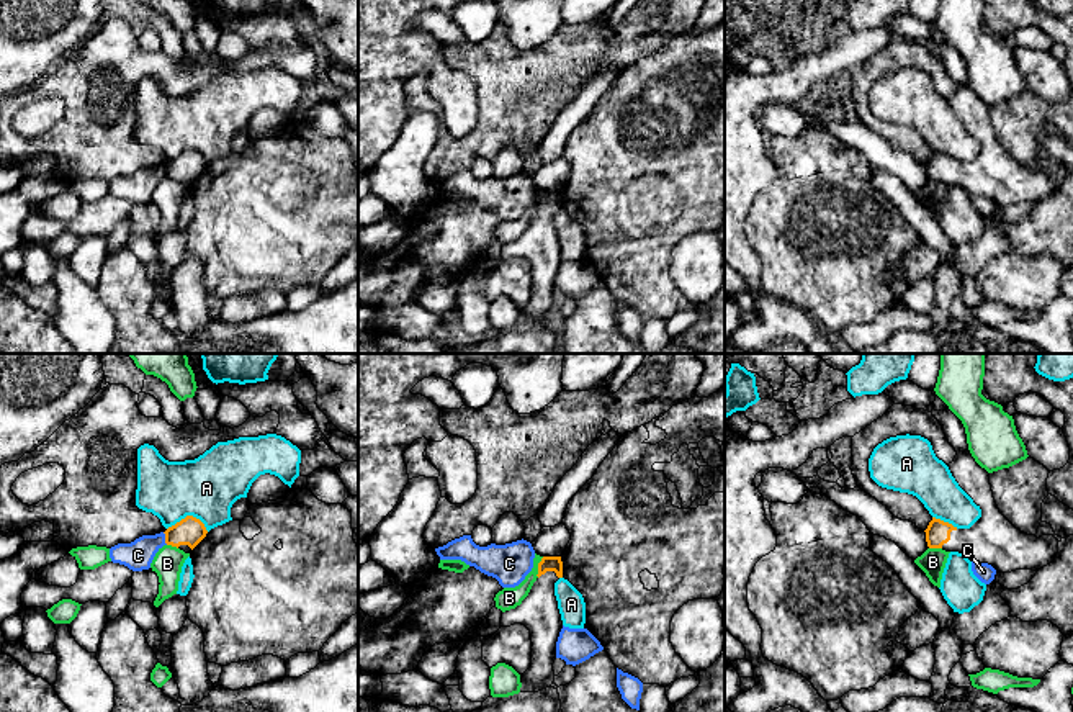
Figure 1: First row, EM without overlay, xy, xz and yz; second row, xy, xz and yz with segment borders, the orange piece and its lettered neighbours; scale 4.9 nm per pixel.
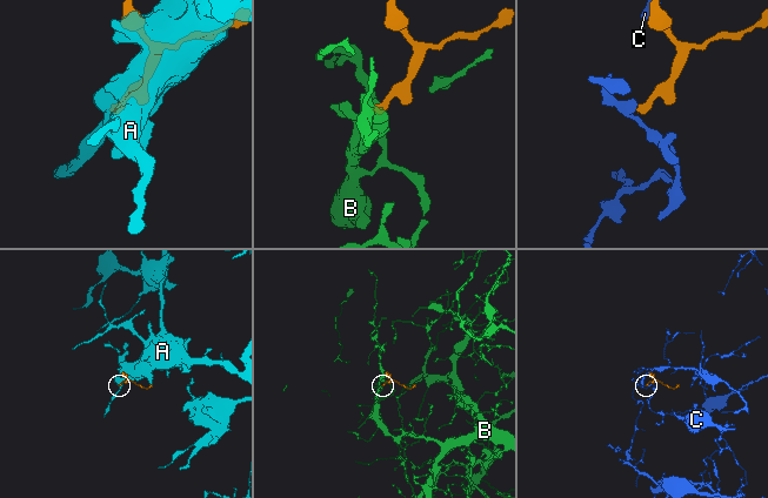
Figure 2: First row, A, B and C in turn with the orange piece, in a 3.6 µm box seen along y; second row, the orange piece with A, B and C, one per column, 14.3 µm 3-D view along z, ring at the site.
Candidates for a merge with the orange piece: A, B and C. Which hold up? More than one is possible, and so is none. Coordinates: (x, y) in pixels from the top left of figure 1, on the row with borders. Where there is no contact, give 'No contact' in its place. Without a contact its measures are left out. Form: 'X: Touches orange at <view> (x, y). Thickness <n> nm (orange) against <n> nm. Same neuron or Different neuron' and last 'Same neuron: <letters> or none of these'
A: Touches orange at xy (188, 516). Thickness 140 nm (orange) against 300 nm. Different neuron
B: Touches orange at xz (538, 567). Thickness 80 nm (orange) against 110 nm. Different neuron
C: Touches orange at xy (166, 539). Thickness 140 nm (orange) against 150 nm. Different neuron
Same neuron: none of these

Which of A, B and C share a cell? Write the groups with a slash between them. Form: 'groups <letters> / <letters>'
groups A / B / C

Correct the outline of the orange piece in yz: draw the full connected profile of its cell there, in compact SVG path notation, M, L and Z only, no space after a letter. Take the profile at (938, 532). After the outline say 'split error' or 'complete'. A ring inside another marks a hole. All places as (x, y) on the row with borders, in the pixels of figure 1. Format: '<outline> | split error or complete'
M936 394L932 416L939 421L944 429L945 439L955 448L957 455L949 470L959 486L973 499L973 502L981 509L981 517L970 529L957 529L949 522L932 517L926 532L926 542L929 548L942 548L945 552L963 553L970 561L980 561L991 565L996 573L1011 573L1016 570L1032 570L1053 563L1058 553L1058 540L1053 535L1027 535L1016 529L998 509L991 484L990 473L981 468L972 457L967 444L967 434L962 421L949 409L949 406Z | split error

